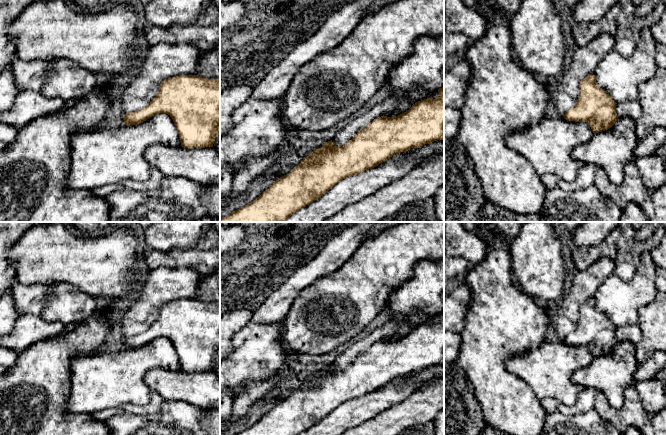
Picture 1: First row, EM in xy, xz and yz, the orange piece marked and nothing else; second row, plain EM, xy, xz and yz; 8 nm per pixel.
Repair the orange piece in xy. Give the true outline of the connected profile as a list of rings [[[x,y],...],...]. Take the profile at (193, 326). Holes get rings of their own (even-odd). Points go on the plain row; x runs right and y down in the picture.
[[[198,299],[165,303],[160,308],[157,320],[145,332],[124,339],[124,349],[141,348],[158,337],[166,337],[172,342],[182,371],[213,371],[215,362],[220,358],[220,304]]]

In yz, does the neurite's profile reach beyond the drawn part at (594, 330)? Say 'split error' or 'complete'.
complete

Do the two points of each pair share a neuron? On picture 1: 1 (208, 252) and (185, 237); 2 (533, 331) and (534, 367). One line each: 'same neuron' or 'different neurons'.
1: different neurons
2: different neurons

